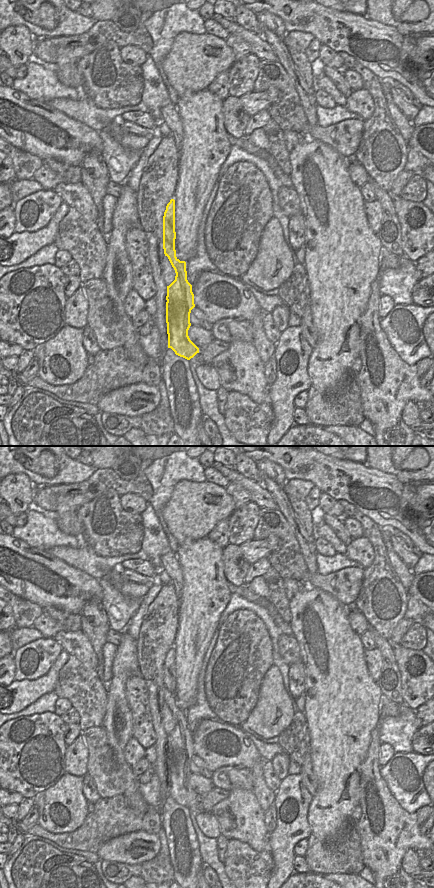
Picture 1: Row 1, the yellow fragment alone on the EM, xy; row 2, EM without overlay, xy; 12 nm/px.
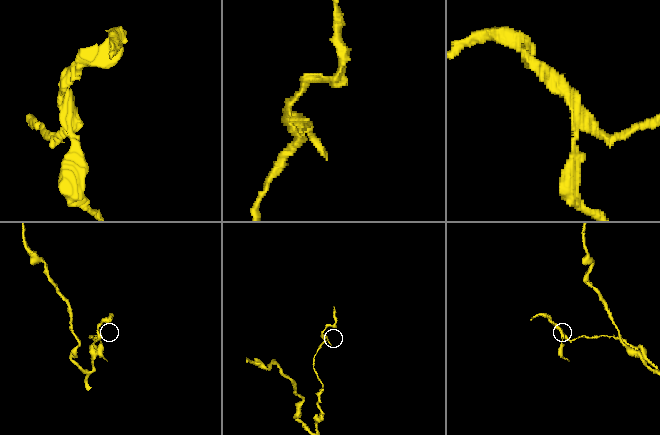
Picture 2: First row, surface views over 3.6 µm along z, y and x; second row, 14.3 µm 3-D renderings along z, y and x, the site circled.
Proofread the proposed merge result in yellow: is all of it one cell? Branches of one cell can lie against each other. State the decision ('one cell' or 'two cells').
two cells

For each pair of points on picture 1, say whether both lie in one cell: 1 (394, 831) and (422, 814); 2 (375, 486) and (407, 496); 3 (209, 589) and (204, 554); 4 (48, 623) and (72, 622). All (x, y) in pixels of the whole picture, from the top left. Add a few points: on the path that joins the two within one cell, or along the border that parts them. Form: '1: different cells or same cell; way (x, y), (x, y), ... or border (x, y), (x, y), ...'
1: different cells; border (415, 812), (417, 822), (420, 825)
2: same cell; way (383, 492), (387, 496), (399, 496)
3: same cell; way (204, 580), (204, 563)
4: same cell; way (54, 626), (66, 625)

